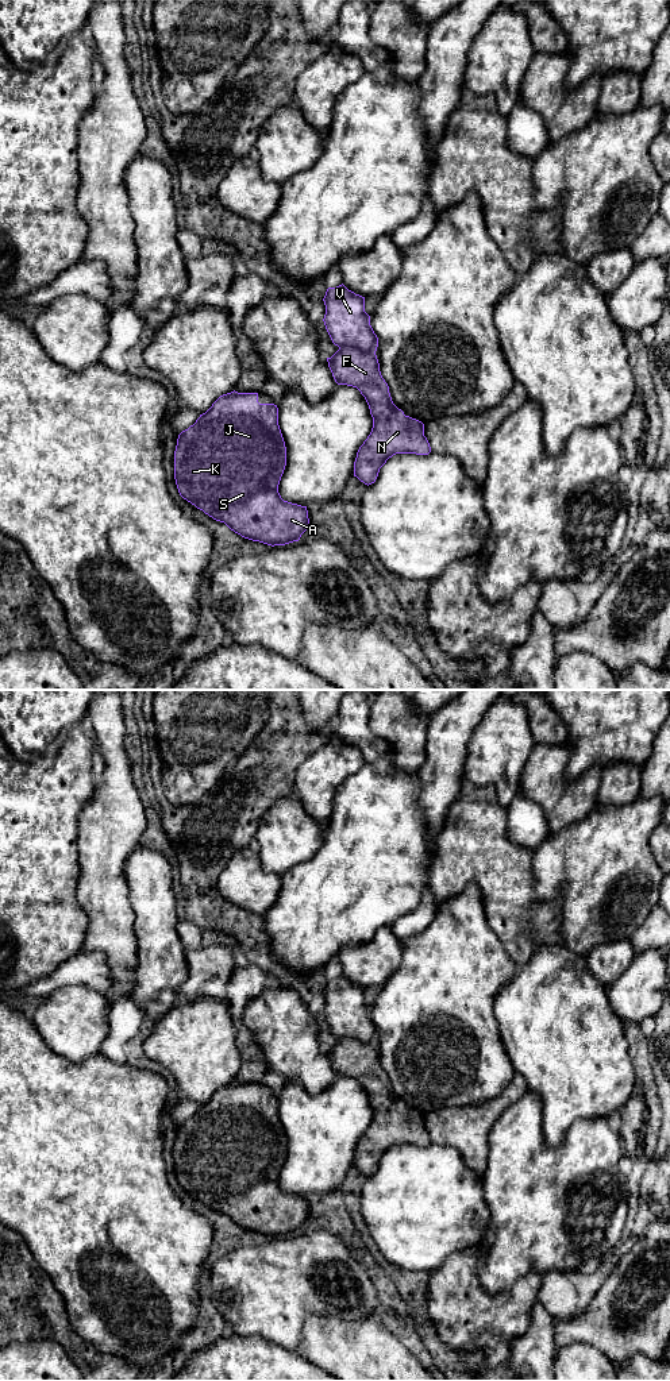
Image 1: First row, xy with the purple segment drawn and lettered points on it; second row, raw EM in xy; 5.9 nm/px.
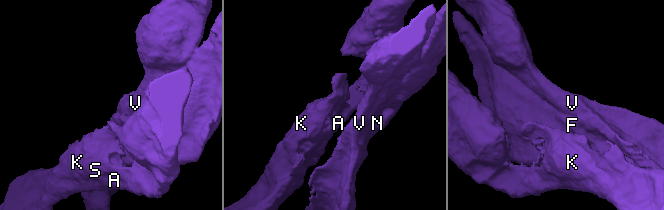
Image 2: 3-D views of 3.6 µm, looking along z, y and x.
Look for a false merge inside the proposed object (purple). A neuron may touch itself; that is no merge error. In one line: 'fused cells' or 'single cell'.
single cell

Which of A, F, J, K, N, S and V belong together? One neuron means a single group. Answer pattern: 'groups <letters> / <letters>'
groups A F J K N S V

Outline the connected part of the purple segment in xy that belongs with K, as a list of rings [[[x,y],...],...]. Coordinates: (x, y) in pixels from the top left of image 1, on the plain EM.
[[[231,1083],[220,1087],[193,1116],[178,1126],[174,1170],[180,1187],[244,1230],[267,1237],[299,1233],[309,1216],[307,1197],[284,1192],[278,1176],[286,1157],[286,1138],[278,1116],[278,1099],[259,1095],[258,1084]]]

